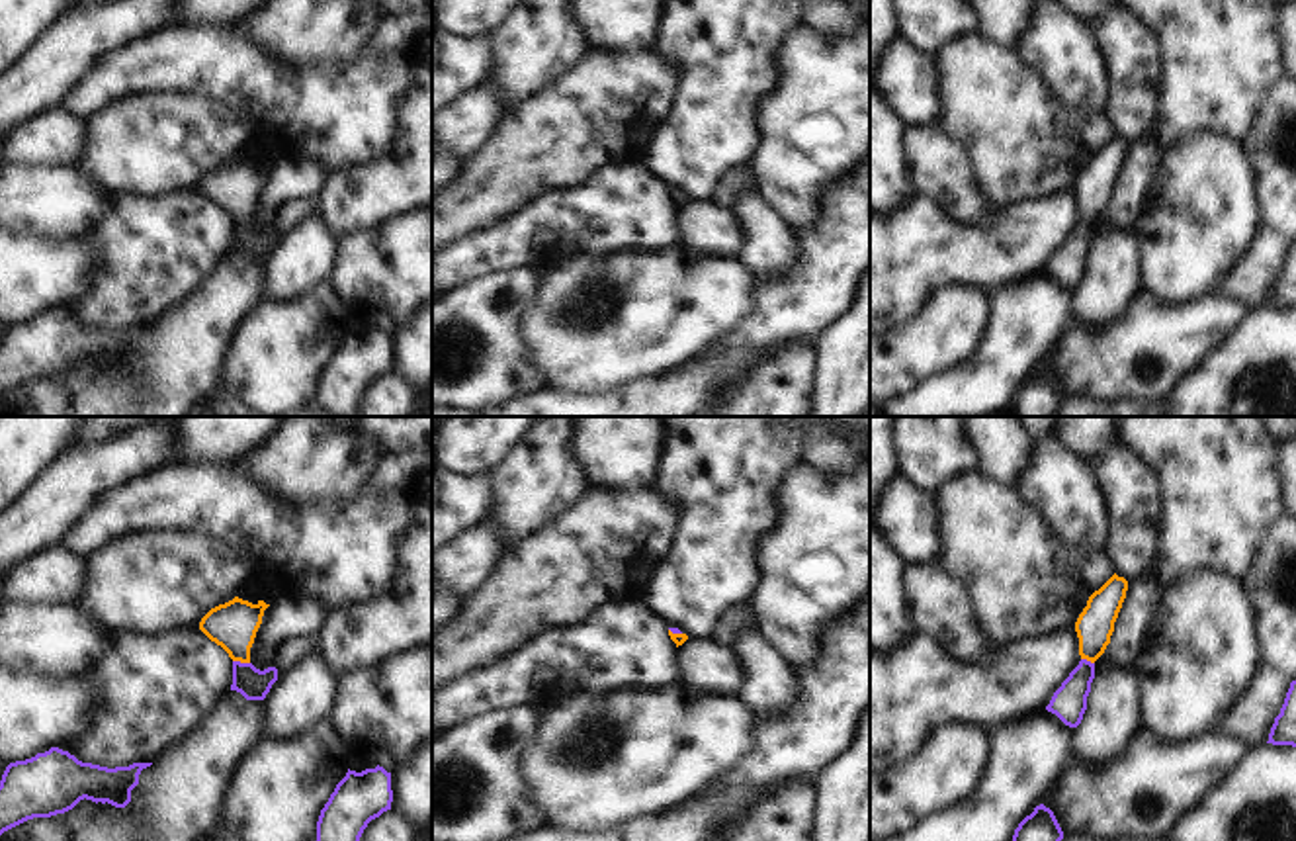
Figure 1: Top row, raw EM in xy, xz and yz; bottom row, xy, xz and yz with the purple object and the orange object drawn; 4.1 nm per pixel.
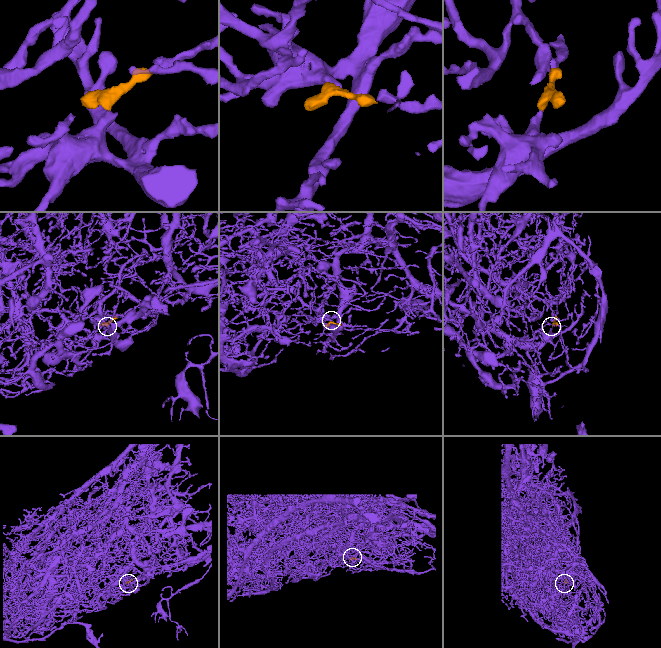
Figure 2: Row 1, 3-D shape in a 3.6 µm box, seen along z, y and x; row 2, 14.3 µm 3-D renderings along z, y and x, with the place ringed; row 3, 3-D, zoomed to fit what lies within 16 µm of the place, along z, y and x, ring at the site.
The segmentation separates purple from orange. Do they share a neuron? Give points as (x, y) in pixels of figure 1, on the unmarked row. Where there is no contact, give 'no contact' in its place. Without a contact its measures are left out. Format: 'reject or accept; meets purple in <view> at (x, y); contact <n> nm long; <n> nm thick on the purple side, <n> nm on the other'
accept; meets purple in xy at (239, 223); contact 70 nm long; 130 nm thick on the purple side, 200 nm on the other

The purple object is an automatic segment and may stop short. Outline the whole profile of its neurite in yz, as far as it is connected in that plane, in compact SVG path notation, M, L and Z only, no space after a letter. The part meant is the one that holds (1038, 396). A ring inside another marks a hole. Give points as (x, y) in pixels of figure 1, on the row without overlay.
M1040 366L1015 391L1011 411L1015 417L1054 417L1061 401L1054 374Z

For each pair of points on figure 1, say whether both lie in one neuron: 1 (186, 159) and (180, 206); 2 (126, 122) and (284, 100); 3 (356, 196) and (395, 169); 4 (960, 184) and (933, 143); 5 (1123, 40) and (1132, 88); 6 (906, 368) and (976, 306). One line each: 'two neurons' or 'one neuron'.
1: two neurons
2: two neurons
3: one neuron
4: one neuron
5: one neuron
6: one neuron

